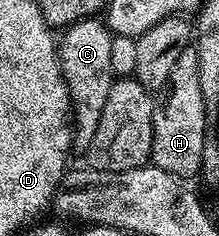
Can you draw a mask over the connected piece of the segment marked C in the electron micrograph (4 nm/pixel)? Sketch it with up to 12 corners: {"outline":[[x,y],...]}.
{"outline":[[99,18],[58,39],[74,147],[87,152],[114,82],[113,34]]}

